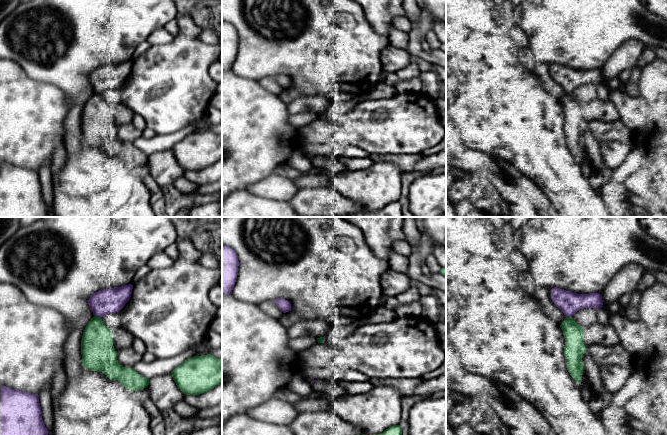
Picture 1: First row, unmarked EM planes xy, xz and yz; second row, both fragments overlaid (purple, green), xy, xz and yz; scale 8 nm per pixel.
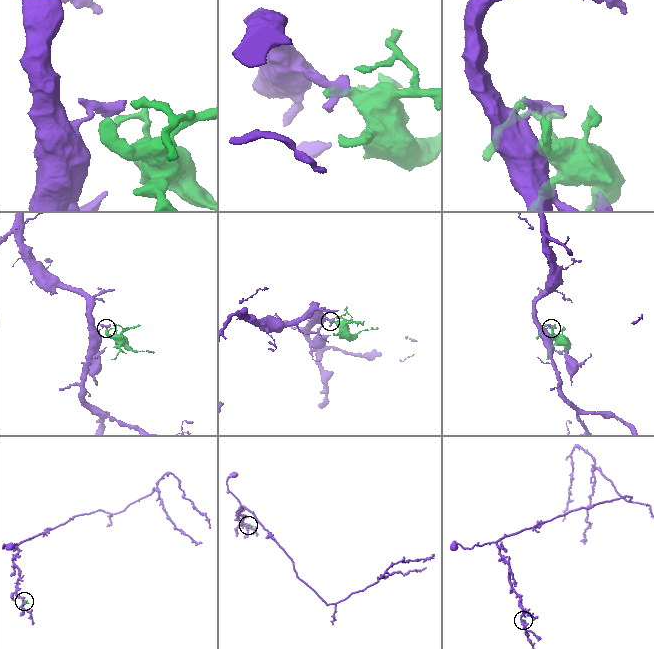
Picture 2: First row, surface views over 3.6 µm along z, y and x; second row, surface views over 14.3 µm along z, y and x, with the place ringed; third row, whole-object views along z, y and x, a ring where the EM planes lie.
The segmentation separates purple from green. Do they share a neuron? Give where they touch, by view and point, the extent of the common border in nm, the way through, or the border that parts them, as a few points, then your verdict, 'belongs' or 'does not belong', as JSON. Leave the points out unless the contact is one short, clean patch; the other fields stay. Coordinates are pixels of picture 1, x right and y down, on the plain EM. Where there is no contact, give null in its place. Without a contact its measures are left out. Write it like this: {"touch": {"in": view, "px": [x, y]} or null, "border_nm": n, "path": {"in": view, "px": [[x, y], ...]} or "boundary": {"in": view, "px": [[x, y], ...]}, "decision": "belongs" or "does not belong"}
{"touch": {"in": "xy", "px": [97, 92]}, "border_nm": 60, "decision": "does not belong"}

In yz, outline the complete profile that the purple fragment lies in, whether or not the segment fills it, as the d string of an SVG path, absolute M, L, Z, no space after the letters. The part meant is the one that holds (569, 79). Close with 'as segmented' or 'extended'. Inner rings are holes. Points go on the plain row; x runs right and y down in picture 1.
M557 63L551 65L551 75L565 93L572 93L583 84L598 86L603 82L602 72L599 69L577 70Z | as segmented

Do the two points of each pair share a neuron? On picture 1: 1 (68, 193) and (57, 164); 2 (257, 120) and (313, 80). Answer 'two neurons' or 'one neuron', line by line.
1: two neurons
2: two neurons

